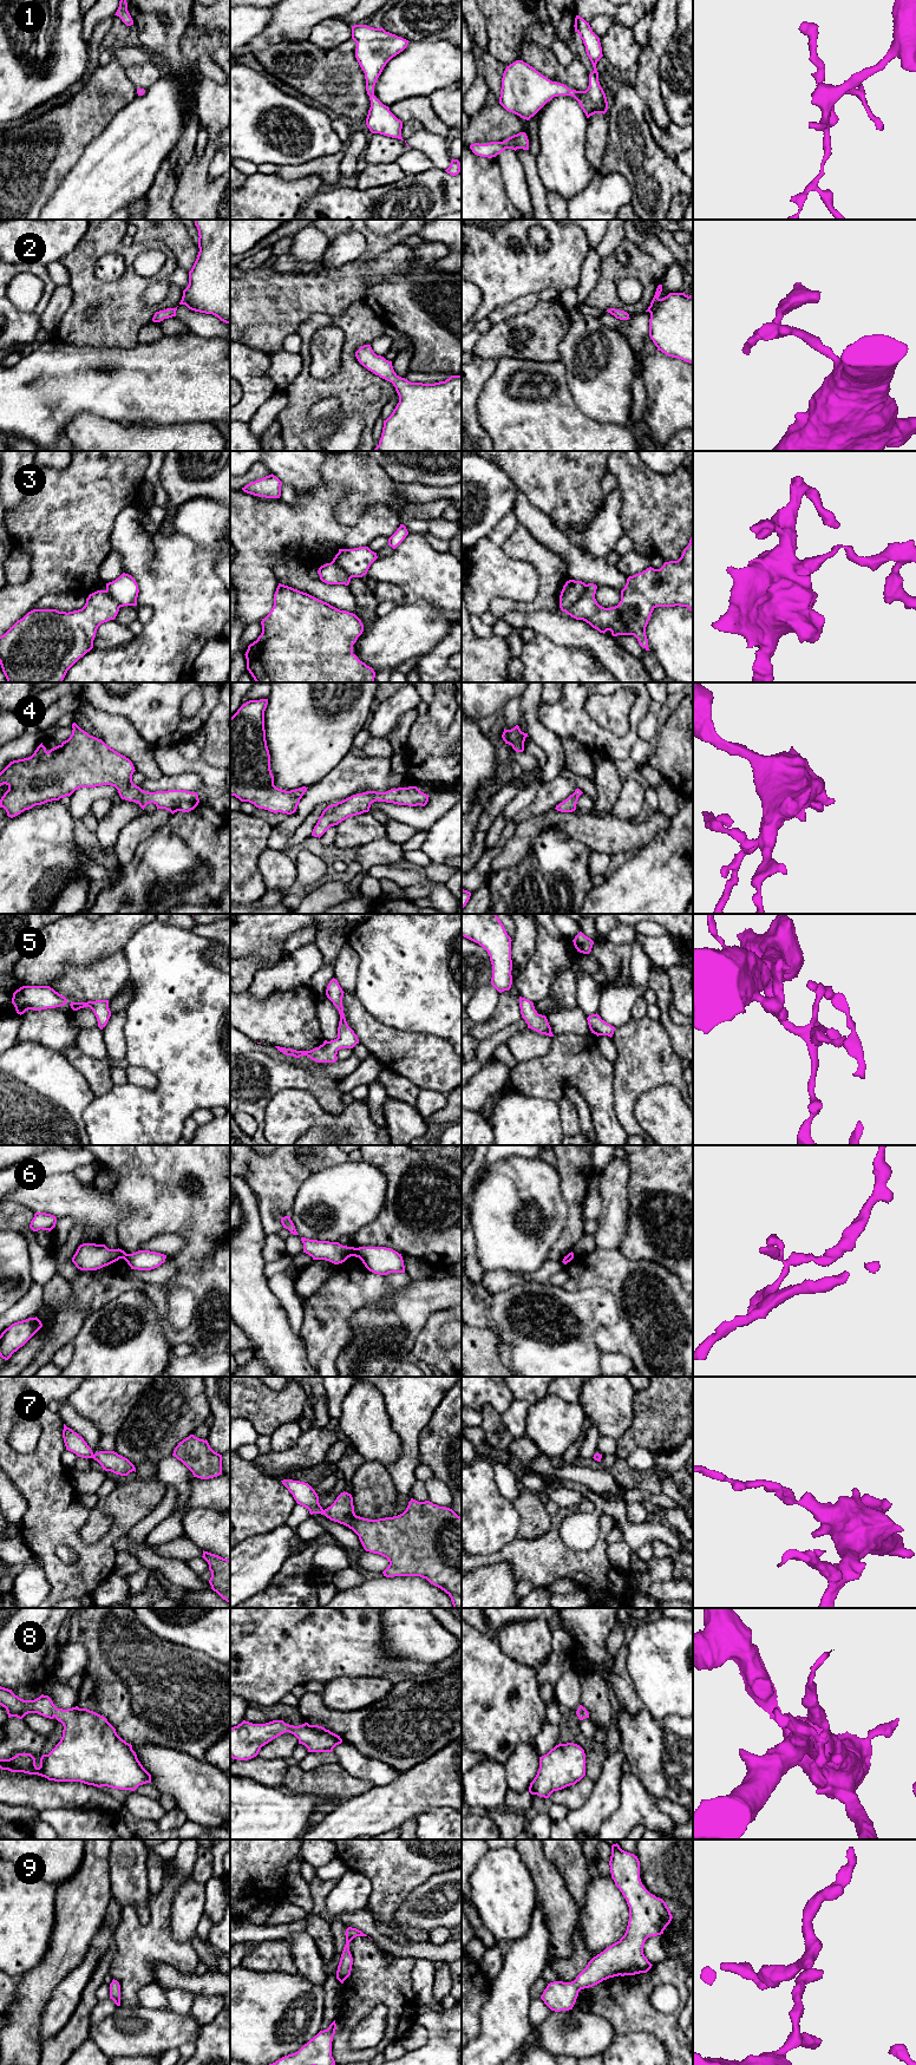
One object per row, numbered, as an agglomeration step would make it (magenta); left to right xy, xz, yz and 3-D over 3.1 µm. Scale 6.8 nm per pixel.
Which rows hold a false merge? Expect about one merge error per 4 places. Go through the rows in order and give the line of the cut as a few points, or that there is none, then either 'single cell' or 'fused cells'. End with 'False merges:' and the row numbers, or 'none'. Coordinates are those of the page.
1: no cut | single cell
2: no cut | single cell
3: yz (587, 585), (586, 592), (566, 612) | fused cells
4: no cut | single cell
5: no cut | single cell
6: xz (354, 1248), (358, 1256) | fused cells
7: no cut | single cell
8: no cut | single cell
9: no cut | single cell
False merges: 3, 6

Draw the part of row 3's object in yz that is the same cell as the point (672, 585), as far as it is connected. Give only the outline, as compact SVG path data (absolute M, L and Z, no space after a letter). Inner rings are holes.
M693 536L678 561L665 562L660 569L652 567L627 579L617 606L604 608L595 599L597 586L588 583L584 595L565 613L576 620L583 620L600 633L611 632L613 636L634 635L646 651L648 639L646 627L656 607L687 607L693 613Z

